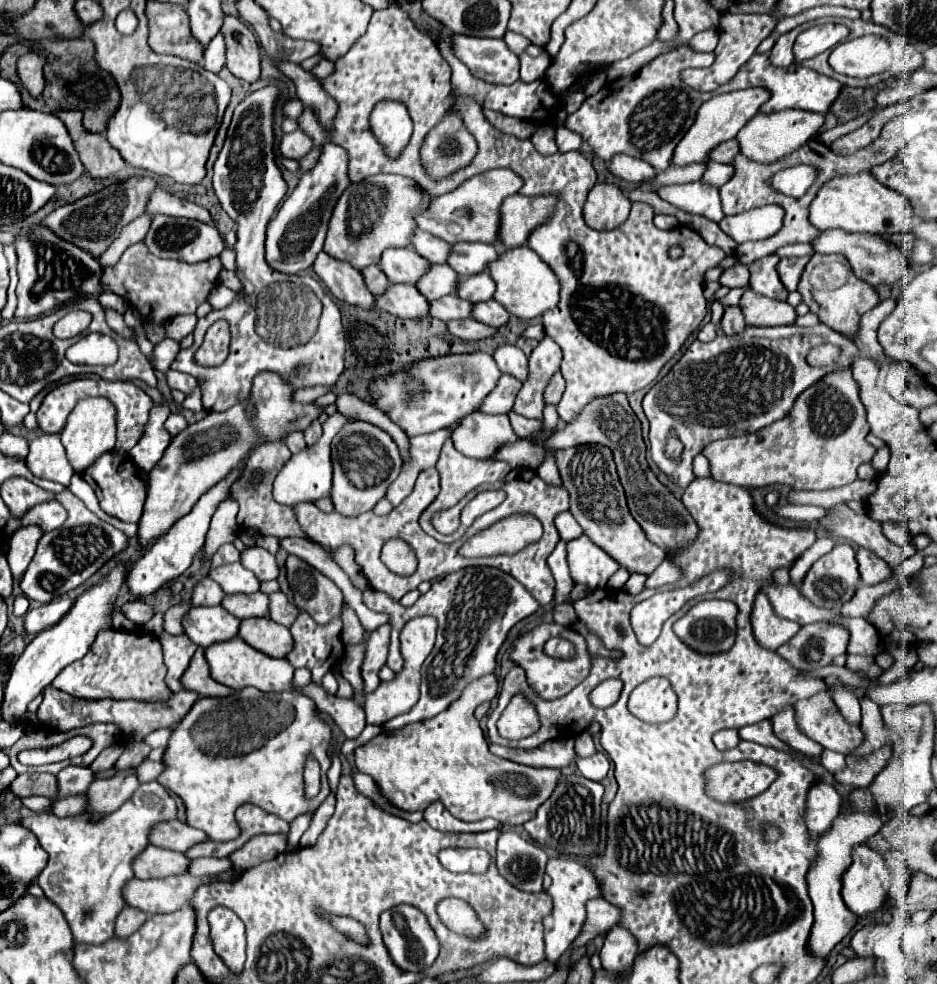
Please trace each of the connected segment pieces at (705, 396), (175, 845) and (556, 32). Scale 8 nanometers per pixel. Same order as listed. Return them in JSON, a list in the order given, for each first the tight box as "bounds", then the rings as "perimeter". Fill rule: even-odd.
[{"bounds":[643,300,895,486],"perimeter":[[[883,300],[873,310],[861,316],[859,338],[849,340],[829,326],[819,324],[813,328],[791,326],[775,326],[775,328],[755,328],[749,326],[743,334],[727,336],[721,334],[713,342],[705,344],[695,340],[681,360],[663,376],[643,398],[643,410],[647,420],[651,422],[651,456],[657,466],[681,486],[689,486],[693,482],[691,462],[693,456],[703,450],[709,442],[731,438],[737,434],[757,432],[775,420],[783,418],[795,404],[795,398],[815,384],[815,380],[823,378],[825,368],[815,368],[807,362],[807,354],[811,348],[829,342],[841,348],[841,366],[851,366],[855,354],[863,354],[867,358],[875,358],[881,368],[885,368],[885,354],[877,342],[879,322],[891,314],[895,308],[895,300]],[[669,432],[675,432],[683,442],[683,452],[679,460],[671,460],[663,450]]]},{"bounds":[149,820,209,852],"perimeter":[[[171,820],[171,822],[161,822],[159,826],[155,826],[155,830],[151,832],[149,842],[167,850],[175,850],[175,852],[187,852],[191,846],[207,842],[209,836],[203,834],[197,828],[191,828],[189,824],[183,824],[179,820]]]},{"bounds":[545,16,563,56],"perimeter":[[[563,16],[553,22],[553,26],[551,26],[551,40],[549,40],[549,44],[545,46],[545,50],[547,50],[551,56],[555,56],[555,54],[559,52],[561,44],[563,44]]]}]

